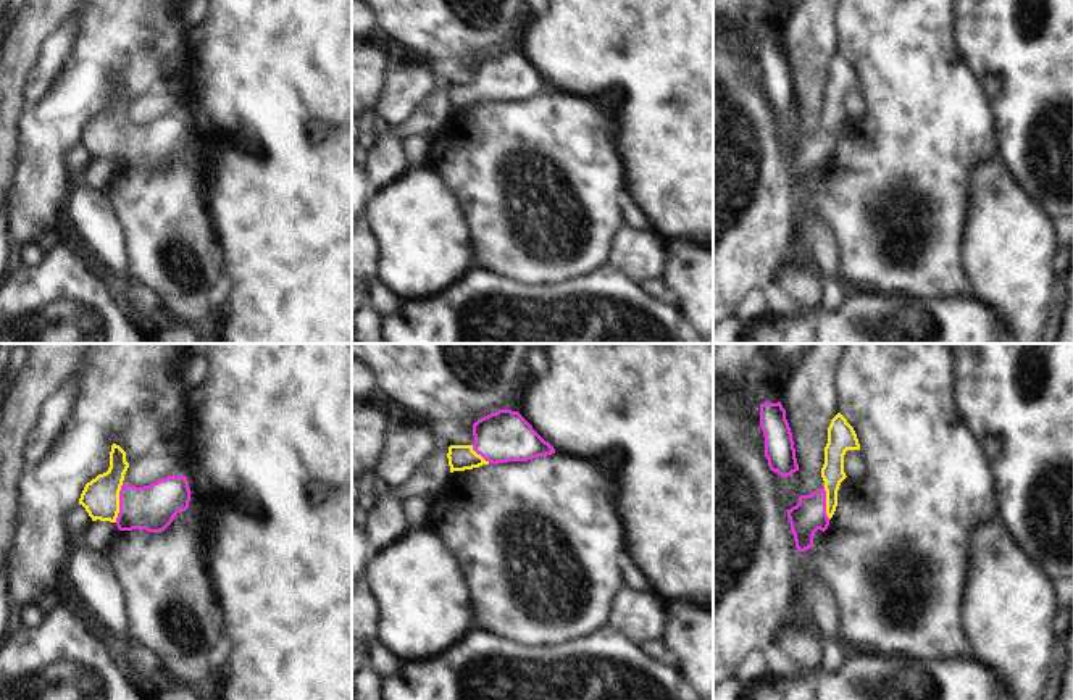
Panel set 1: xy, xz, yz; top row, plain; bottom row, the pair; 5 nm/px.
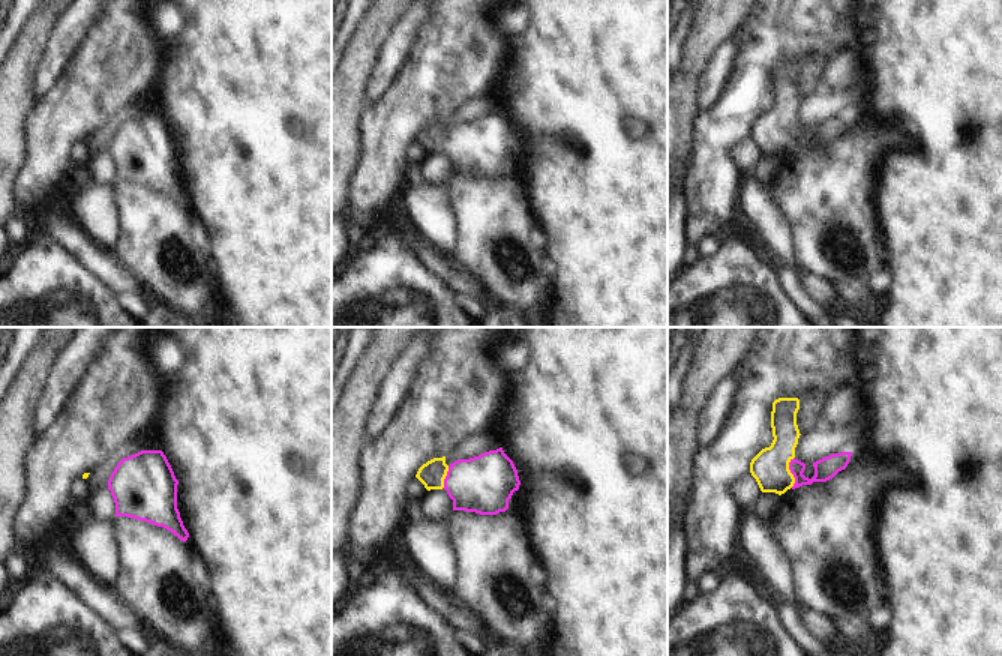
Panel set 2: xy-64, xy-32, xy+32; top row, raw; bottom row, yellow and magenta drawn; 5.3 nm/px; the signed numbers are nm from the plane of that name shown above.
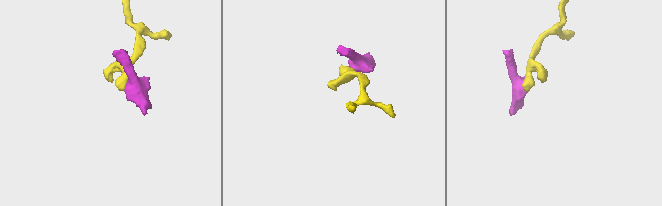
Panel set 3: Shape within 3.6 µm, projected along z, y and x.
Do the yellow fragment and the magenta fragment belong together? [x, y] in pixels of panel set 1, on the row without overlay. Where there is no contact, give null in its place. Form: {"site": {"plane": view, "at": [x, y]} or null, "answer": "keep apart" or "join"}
{"site": {"plane": "xy", "at": [118, 142]}, "answer": "join"}

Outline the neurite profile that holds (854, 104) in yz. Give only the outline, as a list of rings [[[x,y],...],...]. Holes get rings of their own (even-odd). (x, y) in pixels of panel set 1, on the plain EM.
[[[847,89],[844,94],[844,111],[850,119],[862,118],[866,113],[866,102],[860,89]]]

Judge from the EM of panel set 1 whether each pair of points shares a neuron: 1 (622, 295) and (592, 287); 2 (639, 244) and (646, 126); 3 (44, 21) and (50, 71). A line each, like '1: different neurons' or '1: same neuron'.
1: same neuron
2: different neurons
3: different neurons

